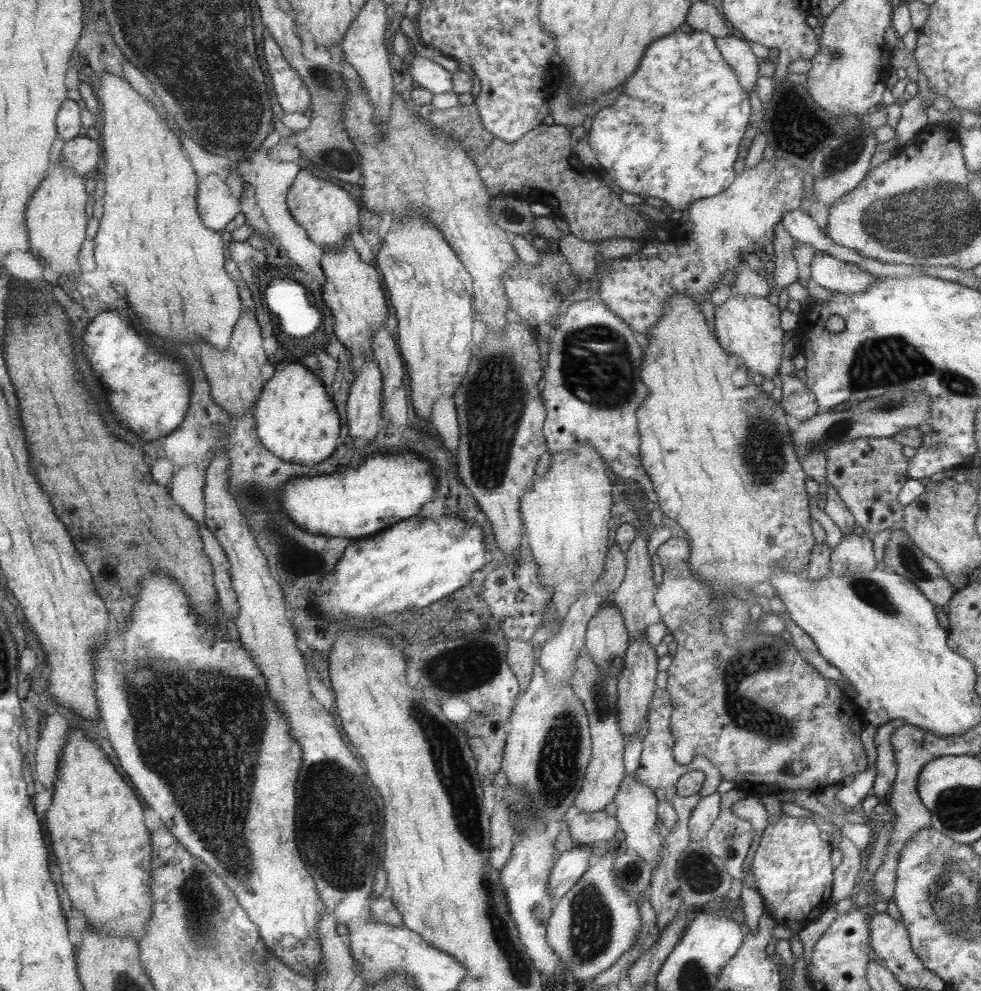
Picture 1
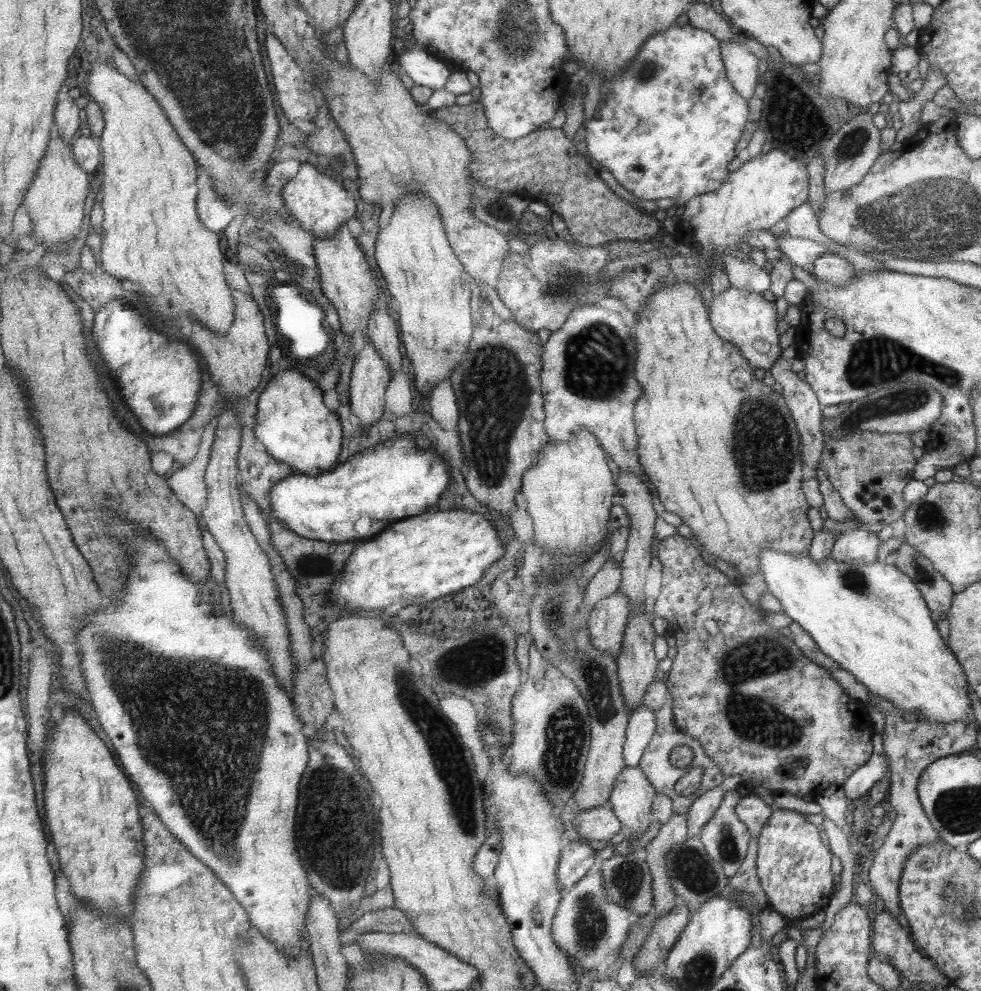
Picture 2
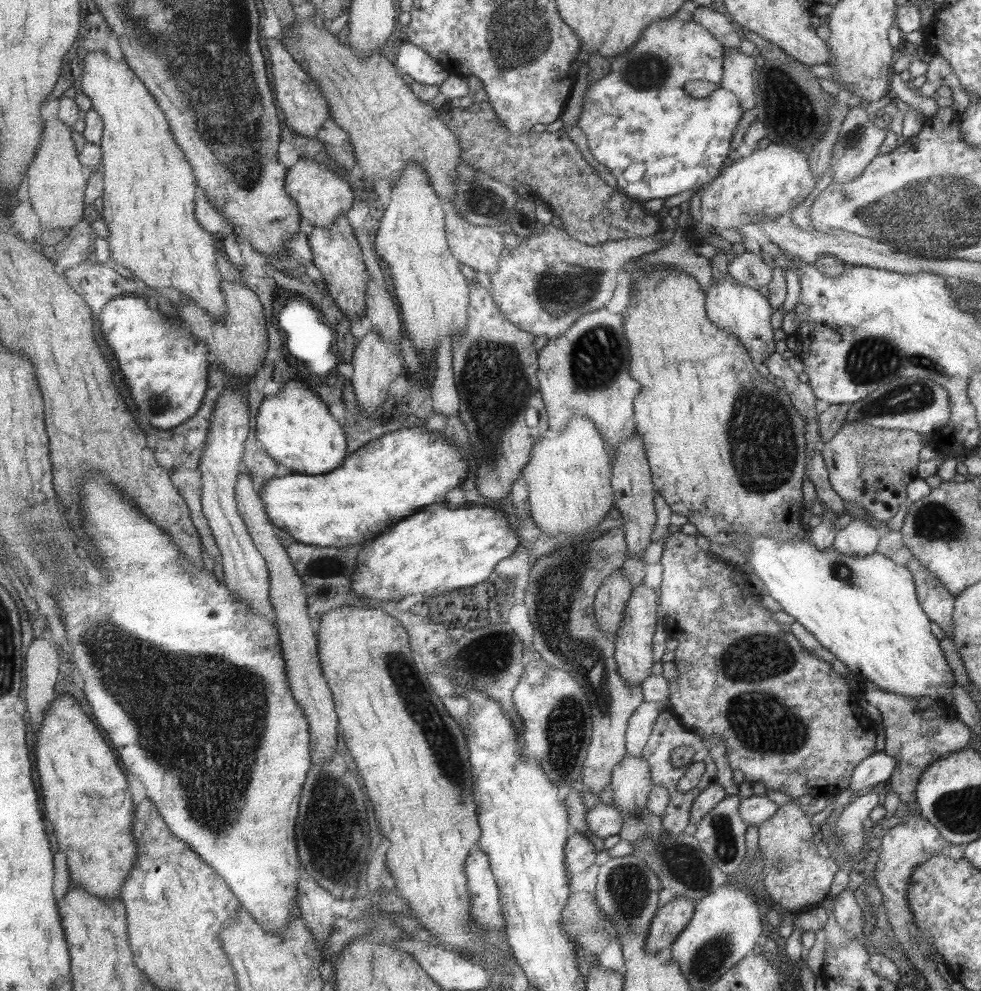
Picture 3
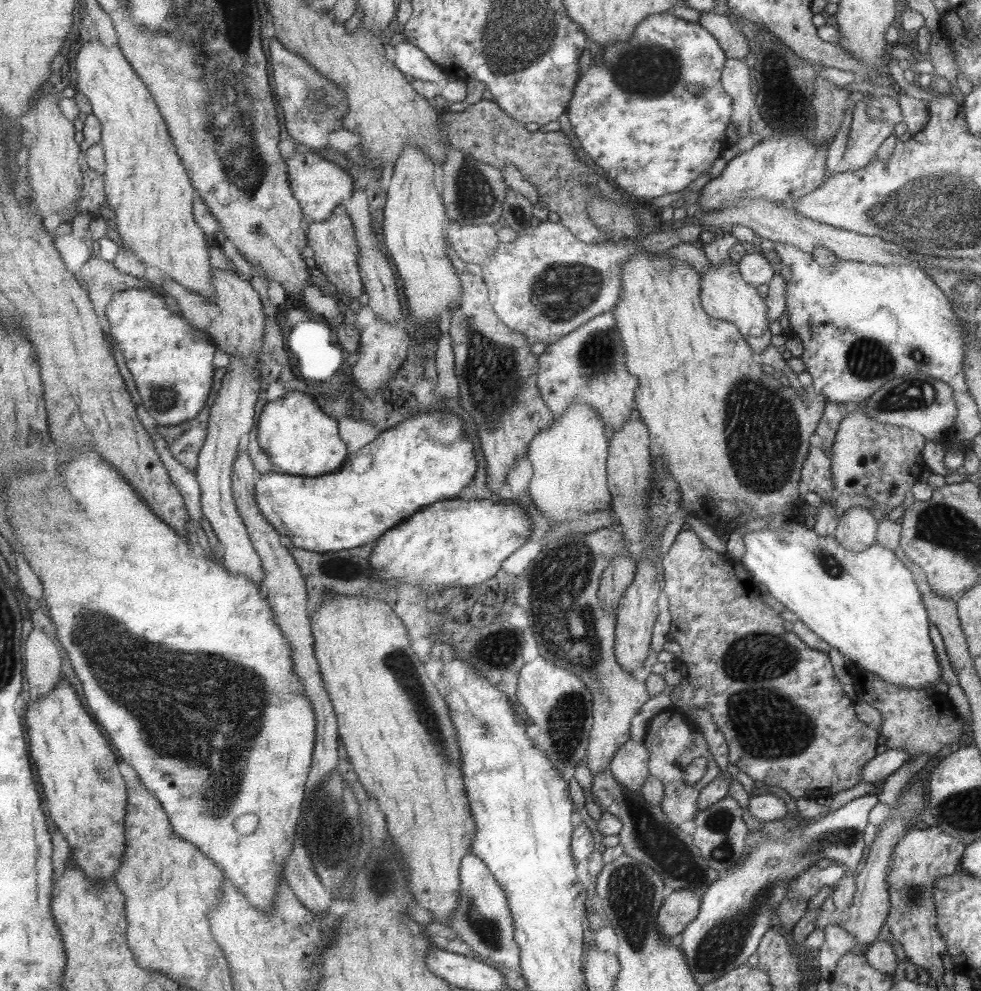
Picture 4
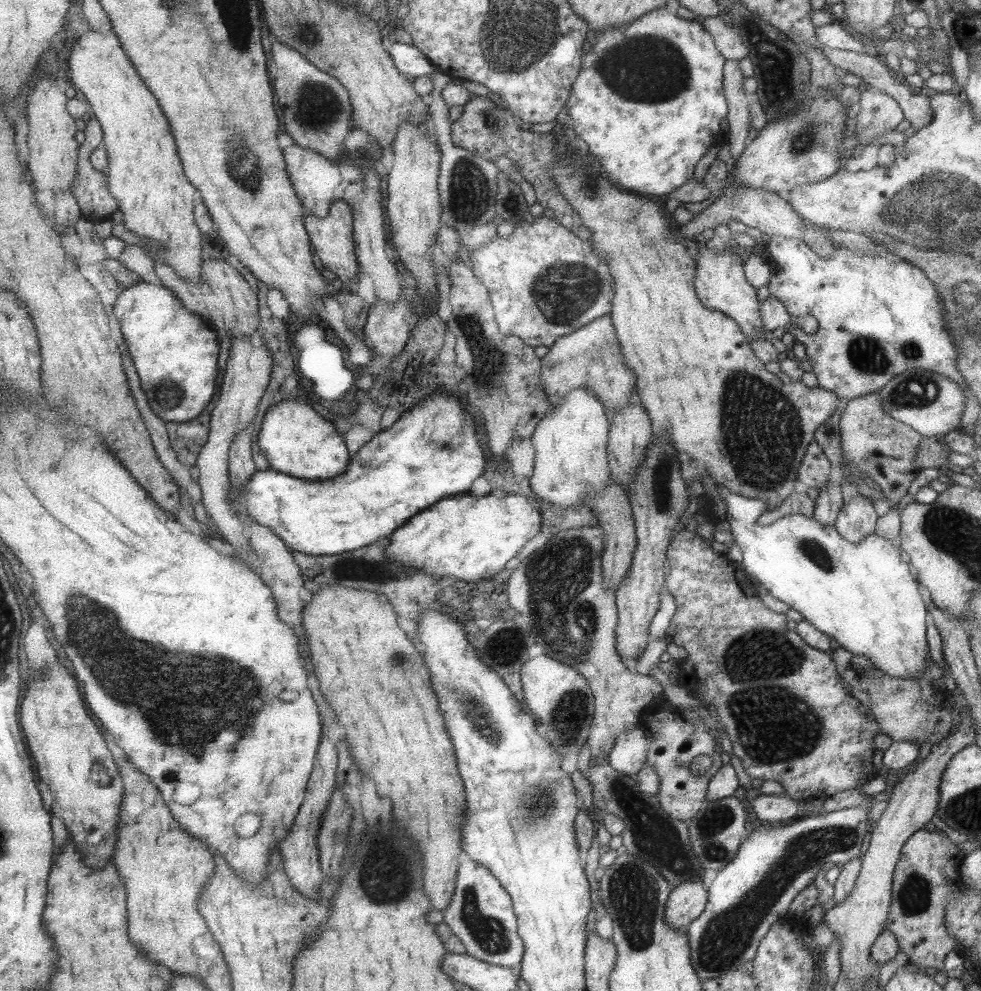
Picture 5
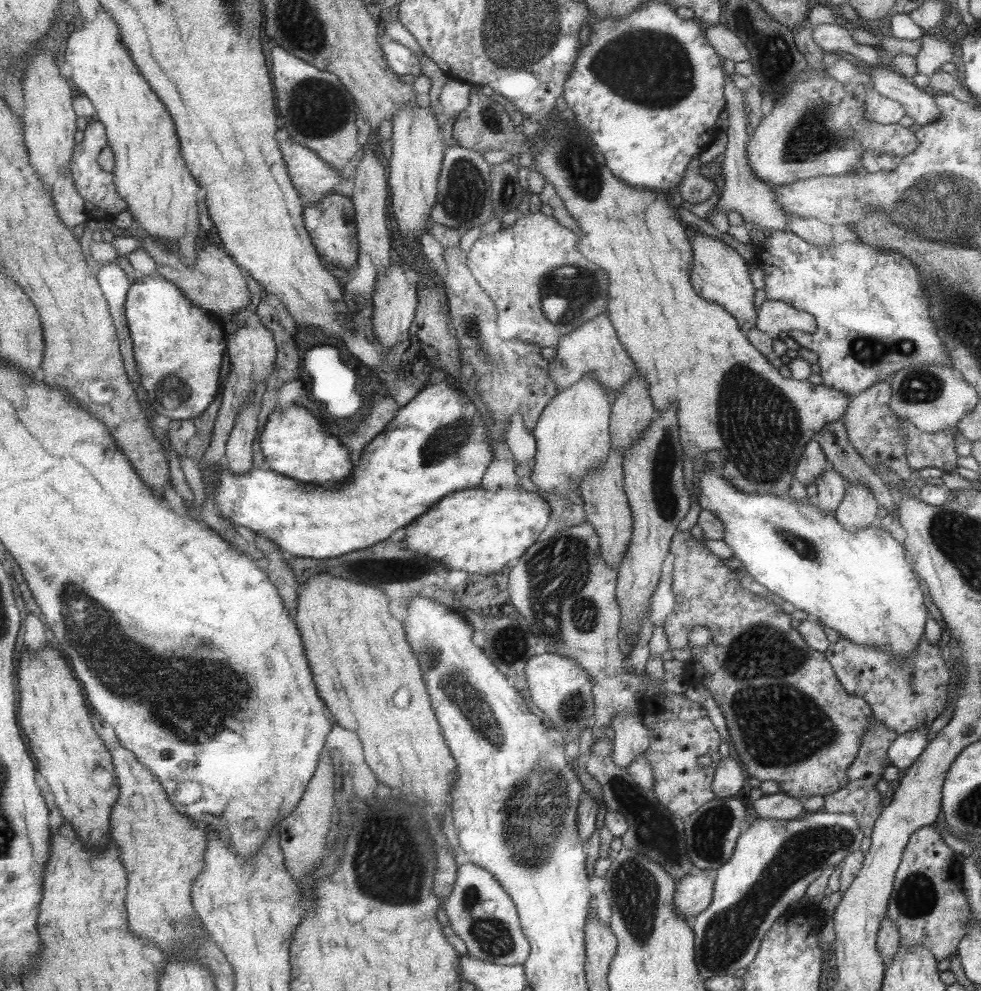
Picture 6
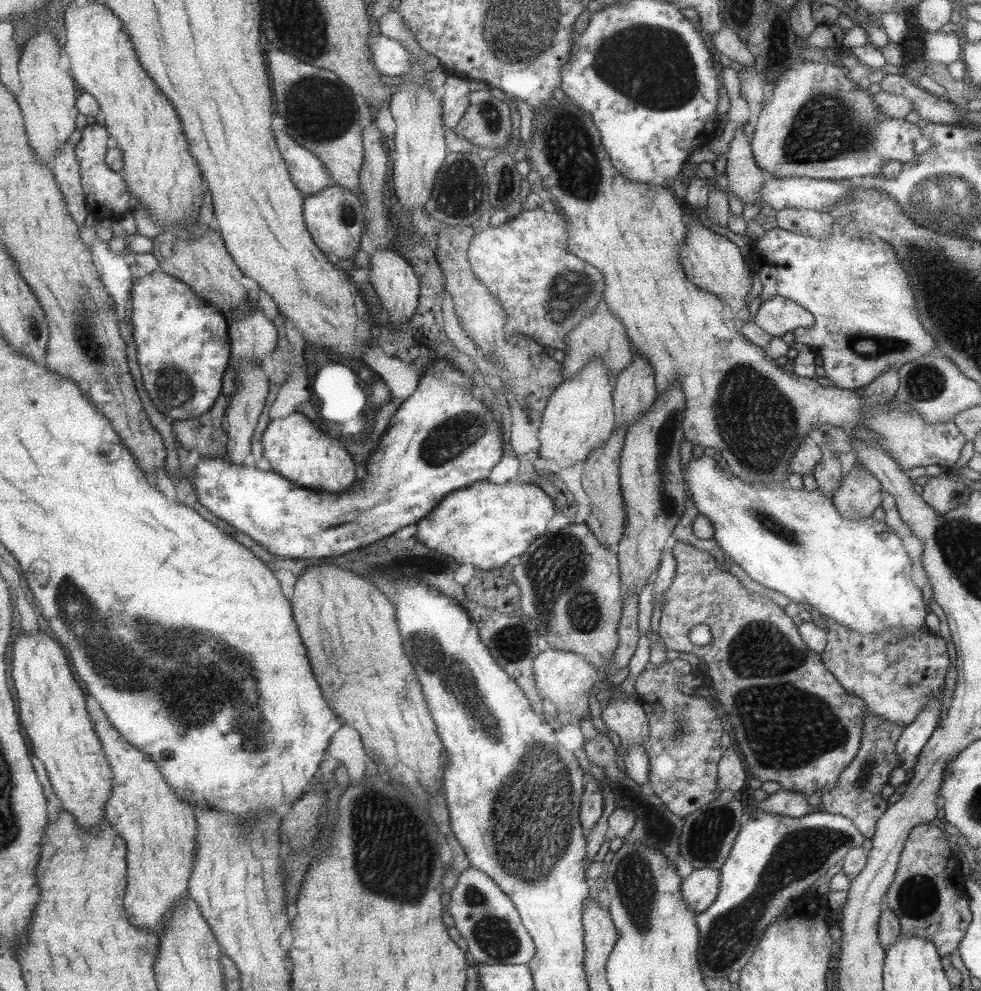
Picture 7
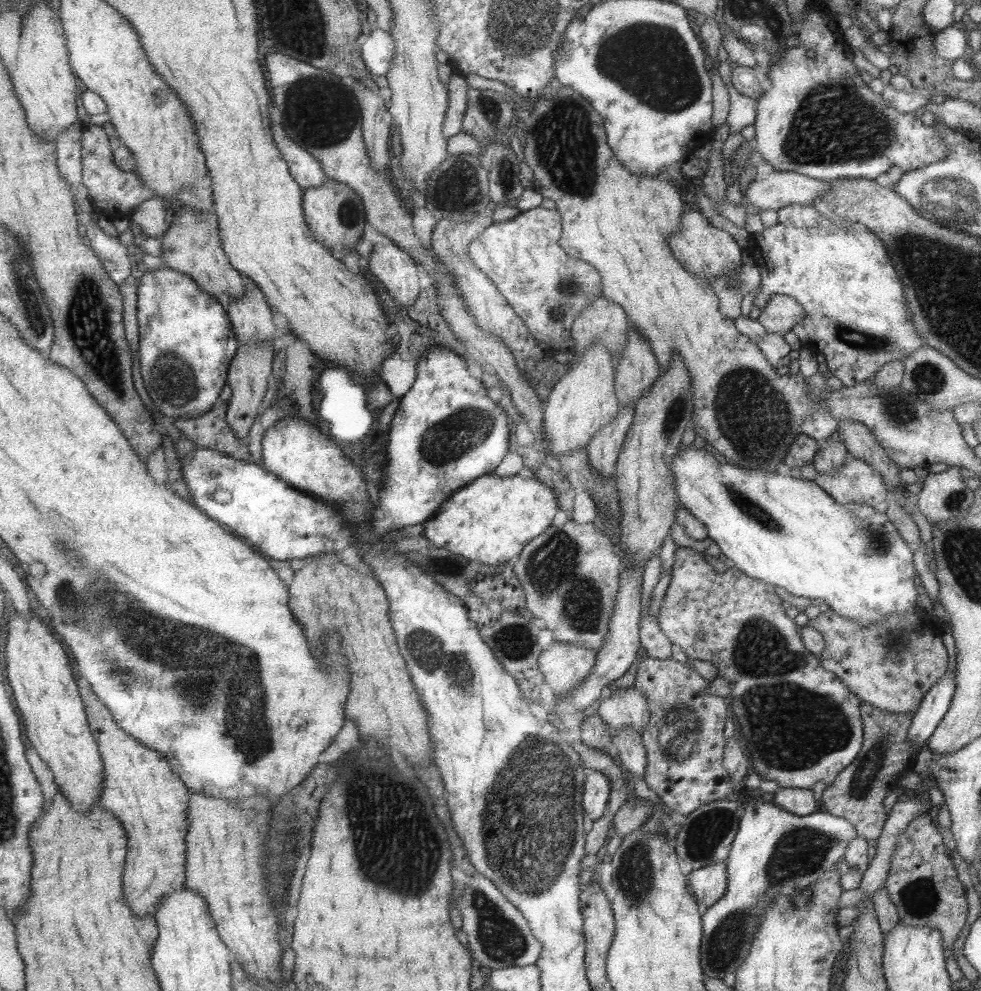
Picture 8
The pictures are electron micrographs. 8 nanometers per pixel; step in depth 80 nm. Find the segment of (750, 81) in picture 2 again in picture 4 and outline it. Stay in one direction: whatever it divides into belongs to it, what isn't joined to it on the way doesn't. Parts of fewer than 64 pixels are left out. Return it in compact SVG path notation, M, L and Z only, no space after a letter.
M728 58L720 74L720 84L732 99L732 121L738 126L738 140L750 134L749 121L755 112L755 95L750 88L753 81L751 73L743 59Z

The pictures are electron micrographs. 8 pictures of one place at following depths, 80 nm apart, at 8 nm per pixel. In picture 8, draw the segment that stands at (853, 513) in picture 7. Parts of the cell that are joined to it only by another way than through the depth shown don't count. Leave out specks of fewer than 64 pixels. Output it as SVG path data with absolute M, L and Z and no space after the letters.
M853 458L848 464L837 467L837 471L817 473L813 482L841 505L853 503L873 507L890 497L880 472Z

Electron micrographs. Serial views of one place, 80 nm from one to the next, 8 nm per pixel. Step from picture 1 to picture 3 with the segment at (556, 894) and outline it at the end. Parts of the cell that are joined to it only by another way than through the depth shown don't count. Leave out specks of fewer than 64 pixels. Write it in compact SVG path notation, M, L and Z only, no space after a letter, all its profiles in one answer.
M571 832L568 844L565 844L565 872L568 878L573 878L585 872L594 864L597 853L593 844L581 832Z

